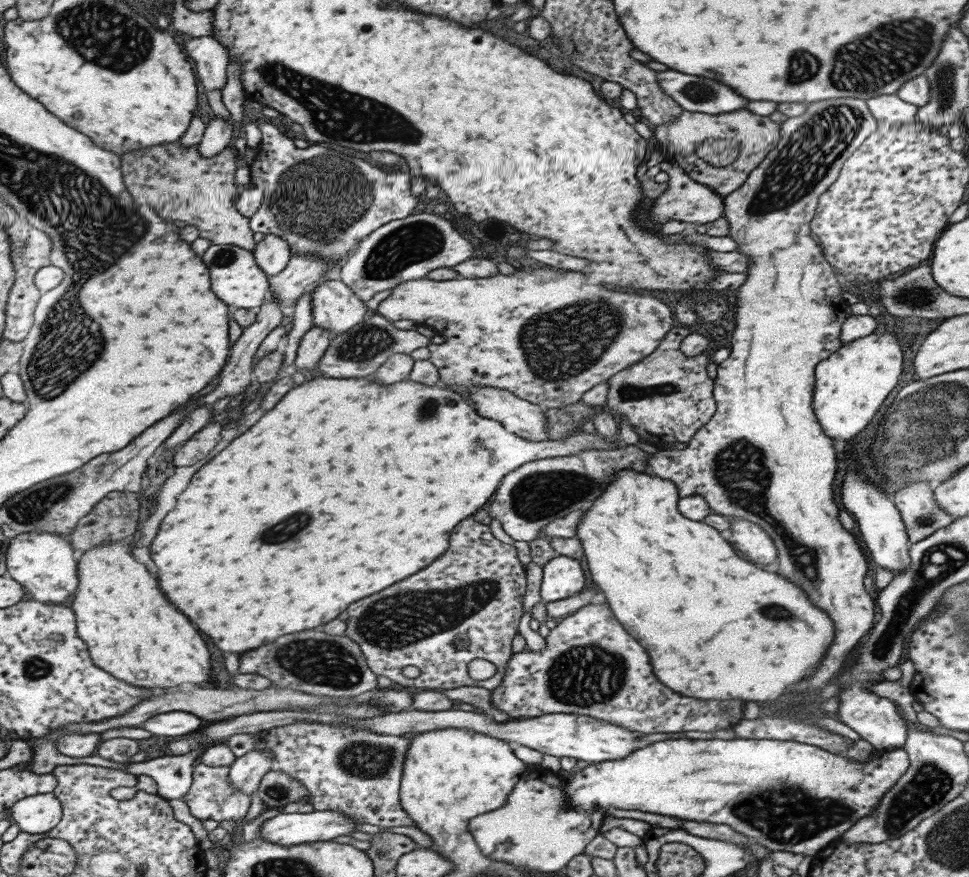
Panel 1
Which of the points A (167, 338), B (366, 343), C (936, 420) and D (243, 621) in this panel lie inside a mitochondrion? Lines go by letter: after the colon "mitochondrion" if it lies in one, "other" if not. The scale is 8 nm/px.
A: other
B: mitochondrion
C: mitochondrion
D: other

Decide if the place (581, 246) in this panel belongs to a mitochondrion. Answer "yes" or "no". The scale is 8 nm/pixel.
no

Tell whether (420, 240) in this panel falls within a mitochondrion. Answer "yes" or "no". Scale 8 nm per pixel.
yes

